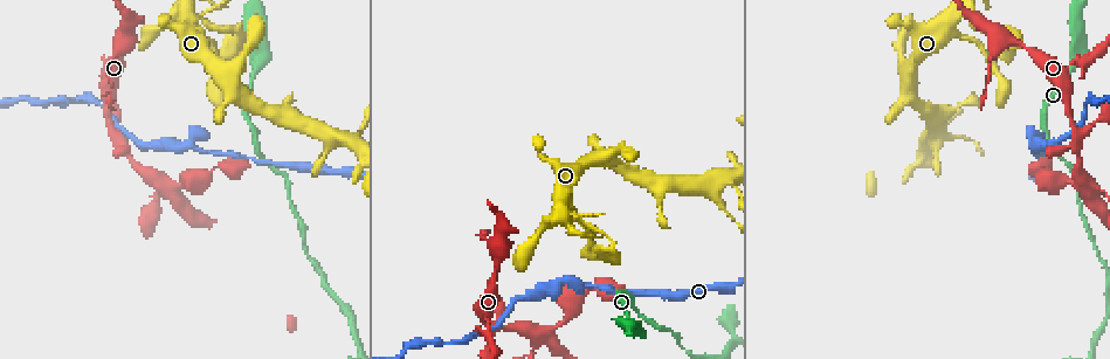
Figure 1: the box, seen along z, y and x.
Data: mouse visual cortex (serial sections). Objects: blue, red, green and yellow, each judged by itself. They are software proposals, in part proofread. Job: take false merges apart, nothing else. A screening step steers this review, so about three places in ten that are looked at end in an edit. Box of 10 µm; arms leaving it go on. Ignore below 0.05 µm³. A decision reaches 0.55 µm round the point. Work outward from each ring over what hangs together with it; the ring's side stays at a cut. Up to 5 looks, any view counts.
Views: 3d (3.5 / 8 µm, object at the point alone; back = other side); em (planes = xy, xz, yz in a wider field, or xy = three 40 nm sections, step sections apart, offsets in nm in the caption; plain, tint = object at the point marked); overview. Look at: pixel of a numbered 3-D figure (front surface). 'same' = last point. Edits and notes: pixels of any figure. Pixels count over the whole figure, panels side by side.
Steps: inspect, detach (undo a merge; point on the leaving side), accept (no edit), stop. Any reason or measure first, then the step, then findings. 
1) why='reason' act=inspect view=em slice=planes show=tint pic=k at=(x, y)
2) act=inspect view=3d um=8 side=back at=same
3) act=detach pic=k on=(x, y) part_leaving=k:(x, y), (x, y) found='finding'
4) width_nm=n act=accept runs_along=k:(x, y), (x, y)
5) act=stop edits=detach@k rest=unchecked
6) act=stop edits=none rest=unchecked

why='abrupt turn' act=inspect view=3d um=3.5 side=back pic=1 at=(494, 327)

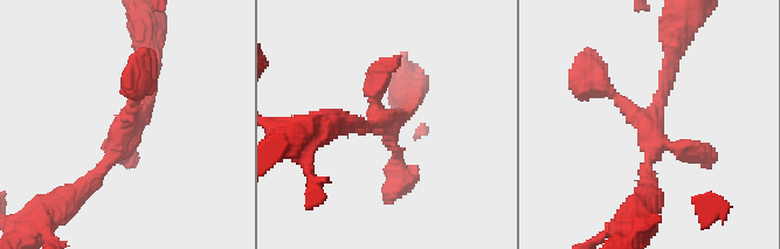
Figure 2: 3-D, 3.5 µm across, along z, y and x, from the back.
why='need the tissue' act=inspect view=em slice=xy step=1 show=tint pic=2 at=(133, 119)

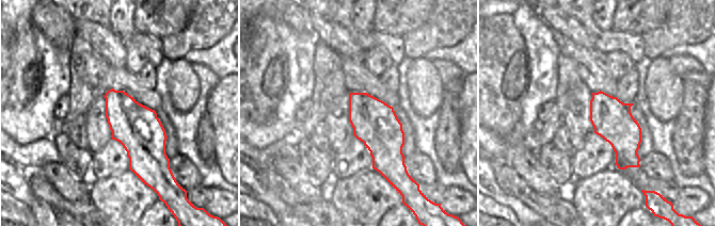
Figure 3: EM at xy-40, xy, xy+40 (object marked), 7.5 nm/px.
width_nm=340 act=accept runs_along=2:(146, 53), (139, 113), (85, 186) found='all the same cell'

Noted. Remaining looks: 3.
why='looks like a crossing' act=inspect view=3d um=3.5 pic=1 at=(1083, 186)

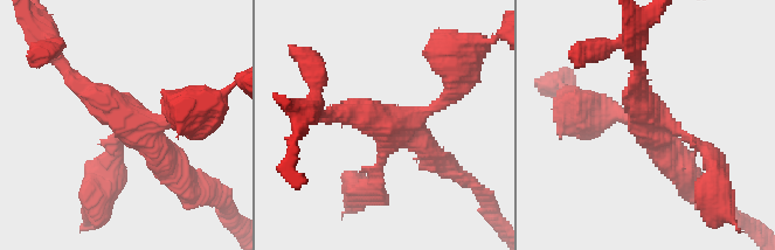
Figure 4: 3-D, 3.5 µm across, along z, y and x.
arms=4 arm_widths_nm=150,200,250,350 why='now the EM' act=inspect view=em slice=planes show=tint pic=4 at=(397, 122)

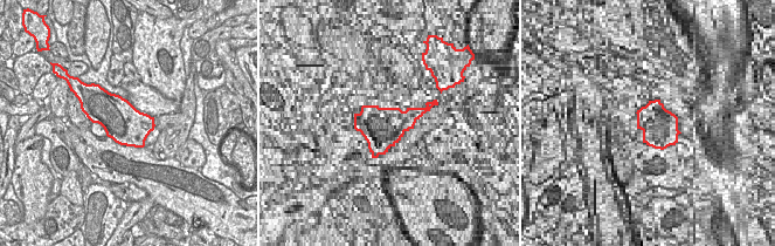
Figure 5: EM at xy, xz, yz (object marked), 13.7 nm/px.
why='another direction' act=inspect view=em slice=xy step=5 show=tint at=same

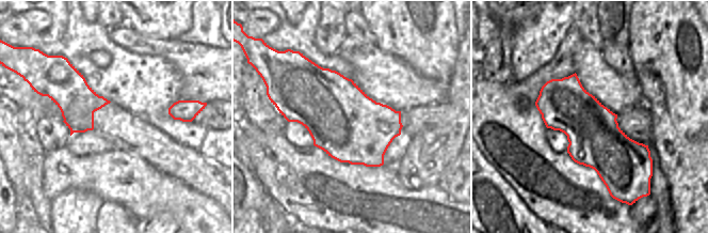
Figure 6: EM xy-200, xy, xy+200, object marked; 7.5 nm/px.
width_nm=550 act=accept runs_along=4:(73, 77), (137, 124), (191, 113) found='one cell here'

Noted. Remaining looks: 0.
act=stop edits=none rest=unchecked

